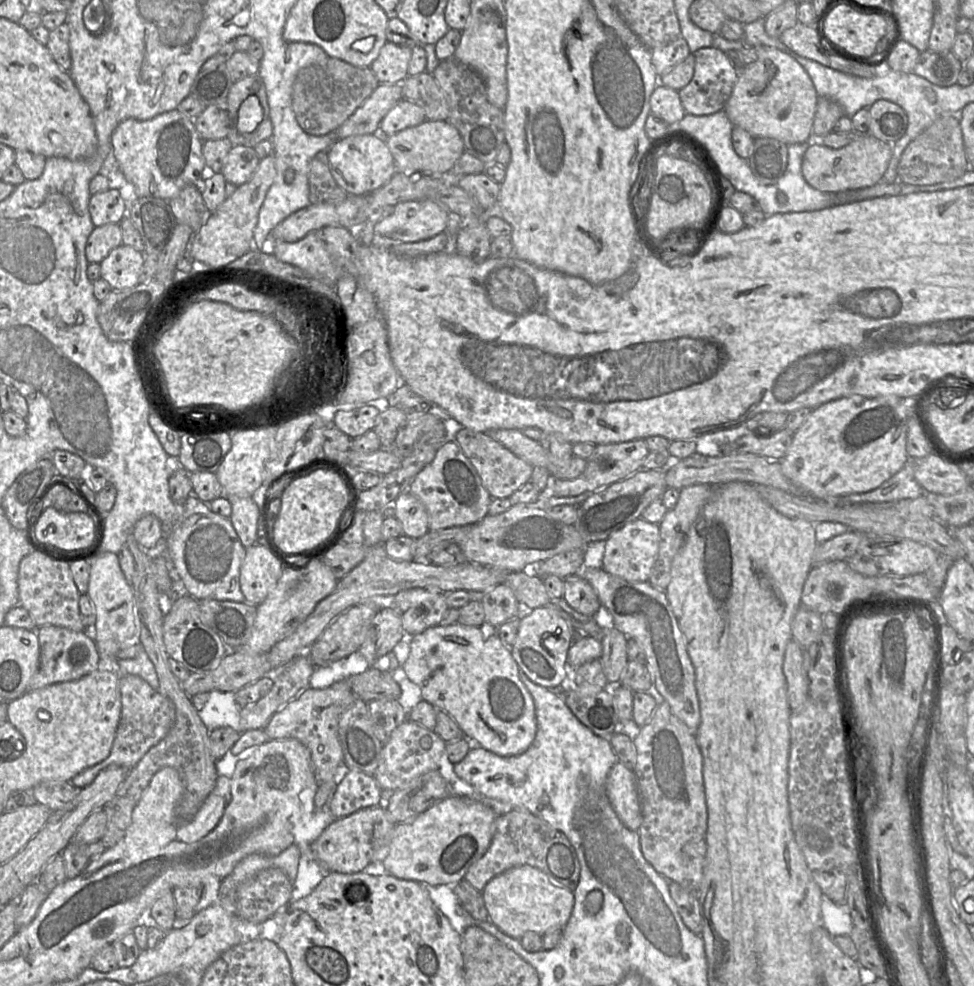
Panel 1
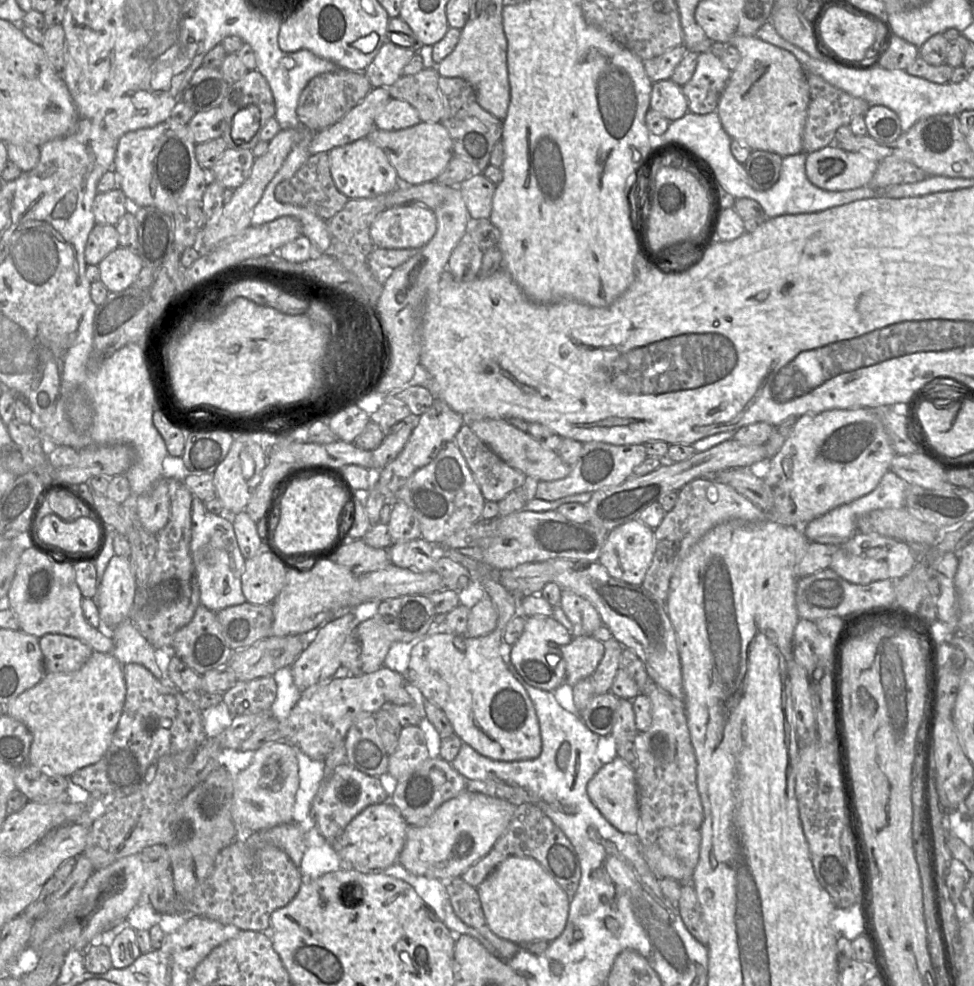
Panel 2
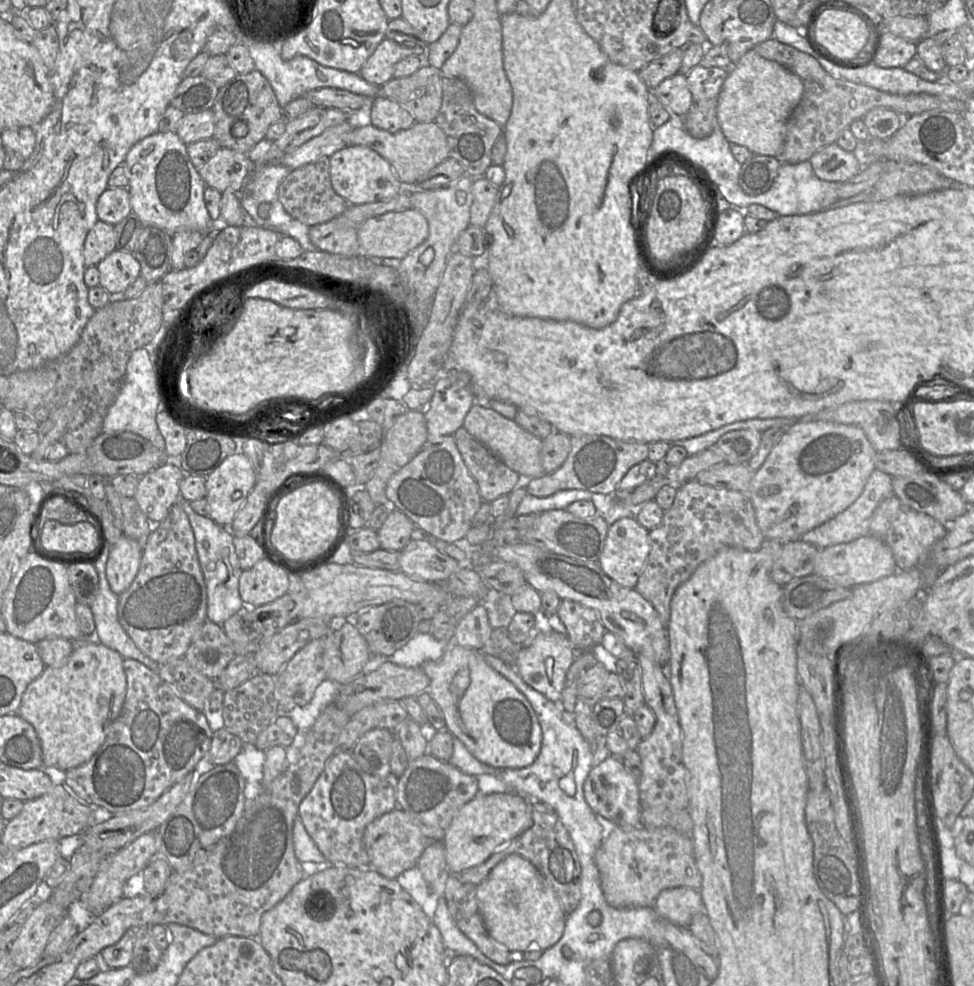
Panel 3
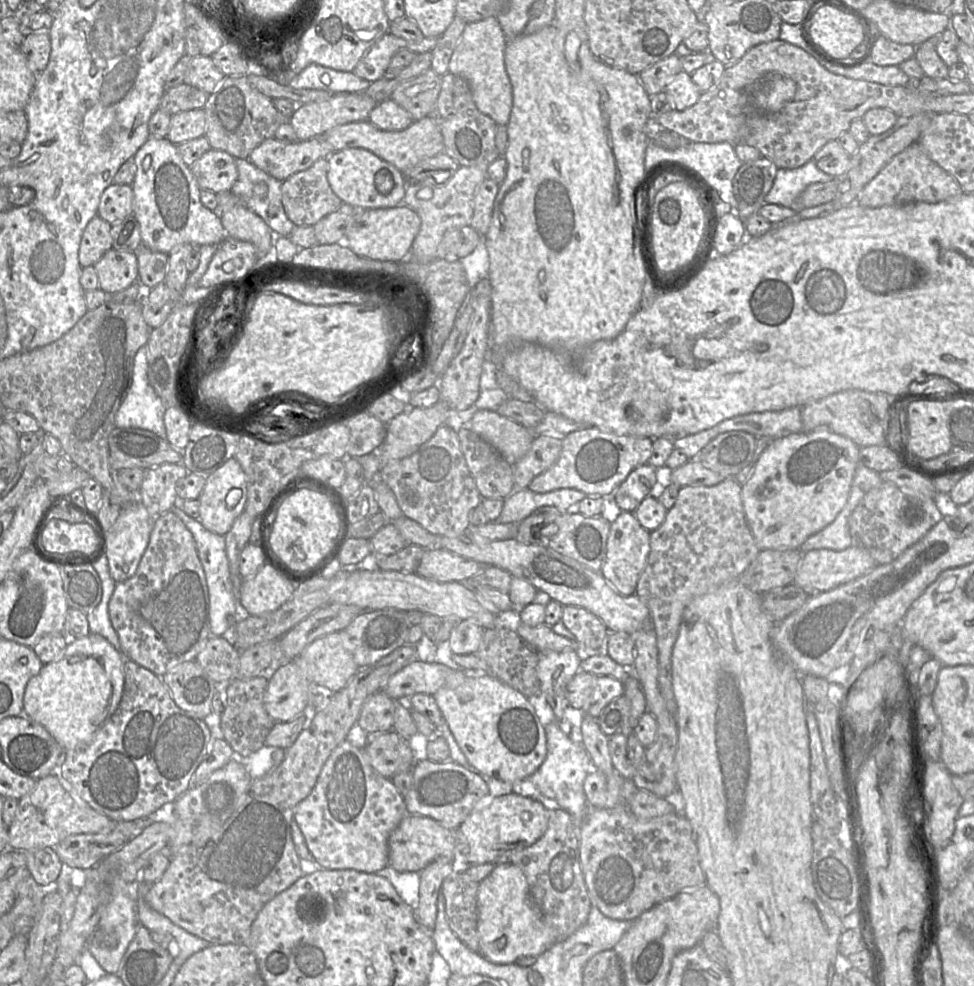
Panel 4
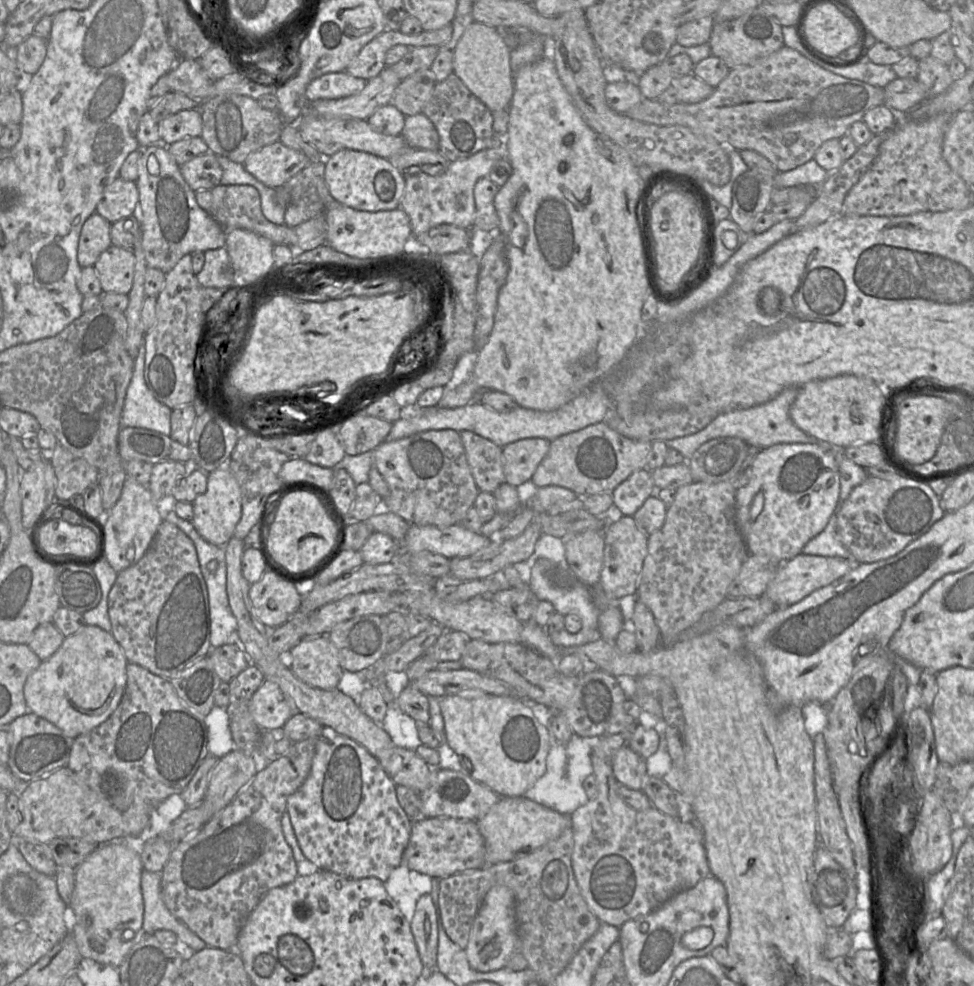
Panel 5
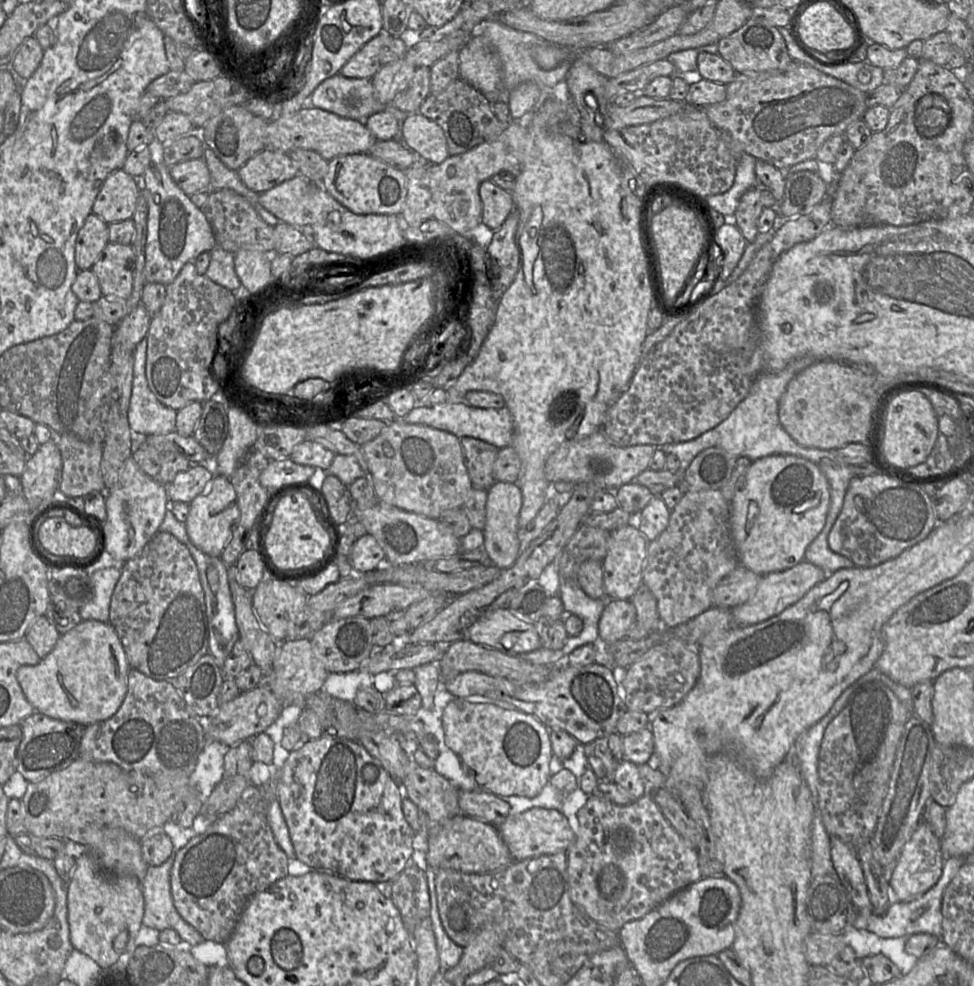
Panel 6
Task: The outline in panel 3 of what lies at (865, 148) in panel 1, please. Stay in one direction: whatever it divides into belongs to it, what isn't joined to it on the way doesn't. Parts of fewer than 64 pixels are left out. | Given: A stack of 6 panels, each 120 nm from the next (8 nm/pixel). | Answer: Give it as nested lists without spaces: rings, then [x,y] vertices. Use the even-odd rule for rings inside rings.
[[[836,142],[814,153],[809,161],[815,175],[829,182],[845,182],[862,169],[859,154],[843,150]]]

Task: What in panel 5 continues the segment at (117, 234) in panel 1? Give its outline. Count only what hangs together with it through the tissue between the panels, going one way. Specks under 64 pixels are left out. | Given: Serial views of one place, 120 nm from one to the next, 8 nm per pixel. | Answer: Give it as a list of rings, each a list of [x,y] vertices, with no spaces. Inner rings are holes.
[[[94,213],[84,223],[79,243],[77,260],[81,268],[94,266],[100,255],[111,245],[111,223]]]

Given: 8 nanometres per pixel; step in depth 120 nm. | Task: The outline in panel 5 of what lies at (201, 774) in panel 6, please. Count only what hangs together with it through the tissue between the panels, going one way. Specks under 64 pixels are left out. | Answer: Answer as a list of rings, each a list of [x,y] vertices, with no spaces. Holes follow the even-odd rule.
[[[215,705],[204,718],[208,729],[208,751],[221,759],[237,749],[229,727],[229,716],[225,707]]]

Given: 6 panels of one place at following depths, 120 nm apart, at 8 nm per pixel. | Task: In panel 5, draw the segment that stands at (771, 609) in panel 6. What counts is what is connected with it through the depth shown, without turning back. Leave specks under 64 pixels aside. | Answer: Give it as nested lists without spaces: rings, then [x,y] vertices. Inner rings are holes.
[[[798,554],[792,559],[780,564],[774,578],[768,584],[764,595],[768,597],[777,608],[795,604],[807,597],[813,591],[831,584],[847,574],[855,565],[840,557],[827,557],[817,555]]]

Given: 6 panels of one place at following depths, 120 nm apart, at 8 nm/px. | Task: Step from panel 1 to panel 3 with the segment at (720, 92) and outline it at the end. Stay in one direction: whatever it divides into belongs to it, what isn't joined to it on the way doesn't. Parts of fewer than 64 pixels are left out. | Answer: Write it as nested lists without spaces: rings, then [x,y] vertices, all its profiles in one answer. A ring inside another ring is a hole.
[[[697,65],[687,74],[687,85],[693,102],[705,102],[718,96],[724,83],[728,69],[719,67],[703,67]]]

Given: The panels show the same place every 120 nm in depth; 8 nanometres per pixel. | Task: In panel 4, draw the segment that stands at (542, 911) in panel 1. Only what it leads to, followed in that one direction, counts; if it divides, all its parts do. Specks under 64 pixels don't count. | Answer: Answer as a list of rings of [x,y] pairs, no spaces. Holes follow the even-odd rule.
[[[498,864],[491,874],[479,883],[477,931],[480,954],[495,964],[515,963],[522,956],[539,956],[558,942],[556,932],[543,920],[533,903],[529,886],[522,870],[513,864]]]

